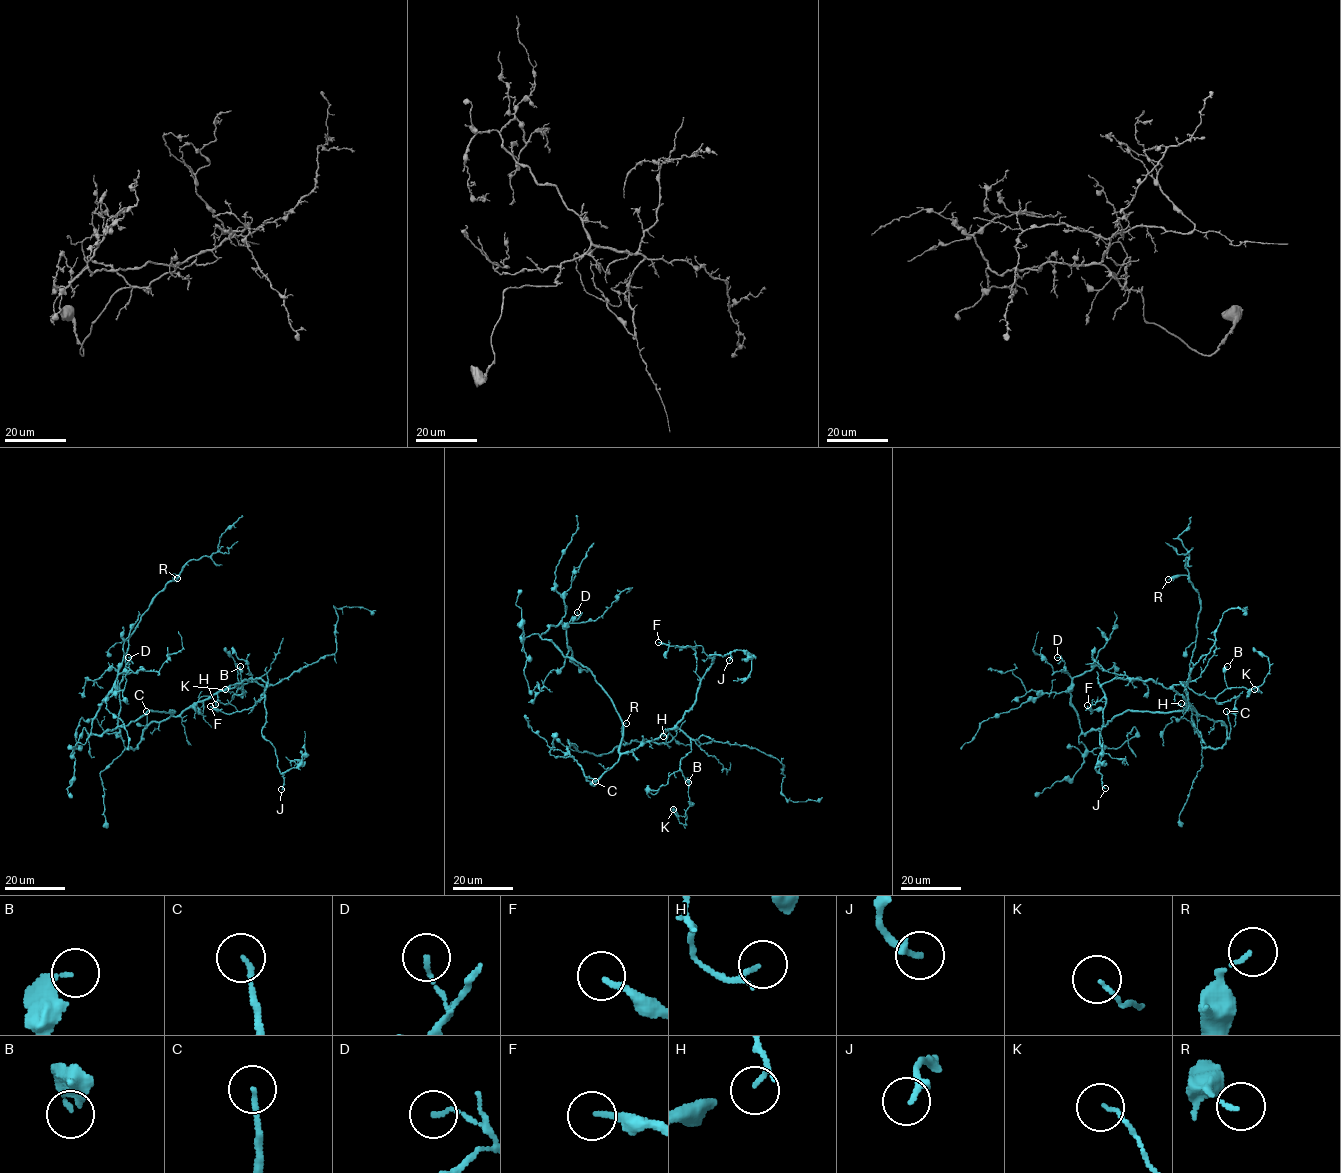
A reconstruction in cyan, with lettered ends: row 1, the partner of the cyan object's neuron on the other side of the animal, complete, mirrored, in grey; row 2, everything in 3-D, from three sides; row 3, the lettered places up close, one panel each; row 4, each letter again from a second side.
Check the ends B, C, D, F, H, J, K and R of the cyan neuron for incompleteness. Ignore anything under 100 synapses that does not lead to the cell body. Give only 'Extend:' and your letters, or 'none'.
Extend: C

